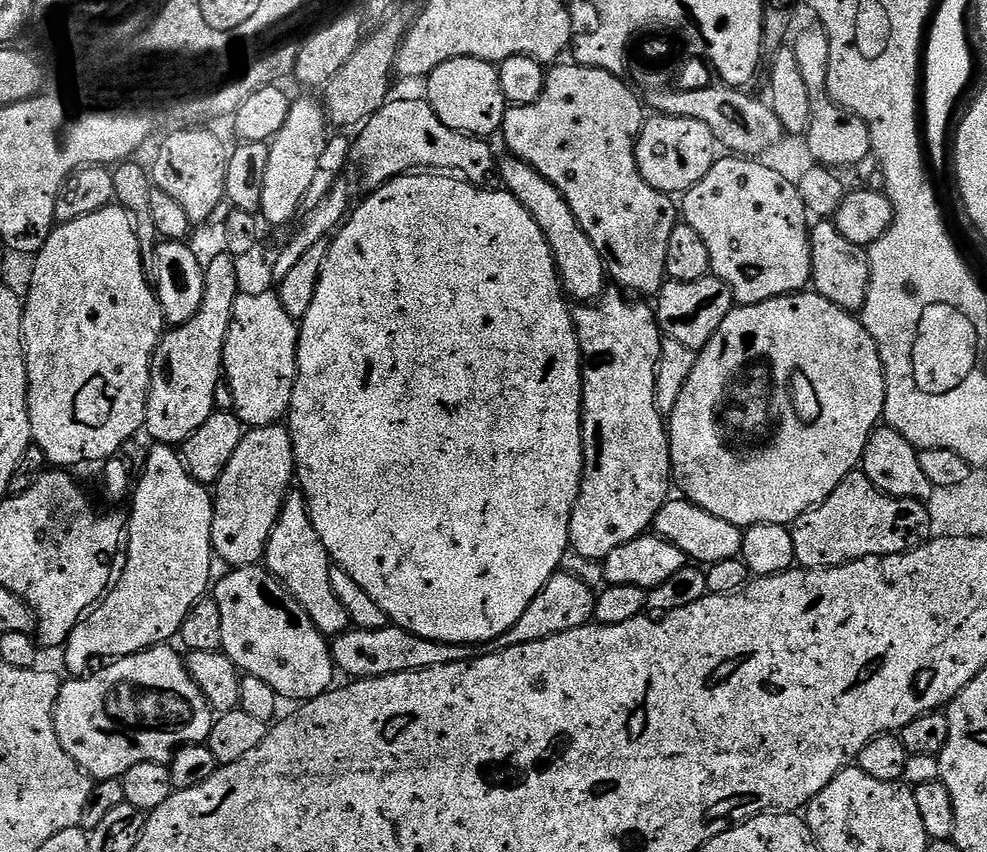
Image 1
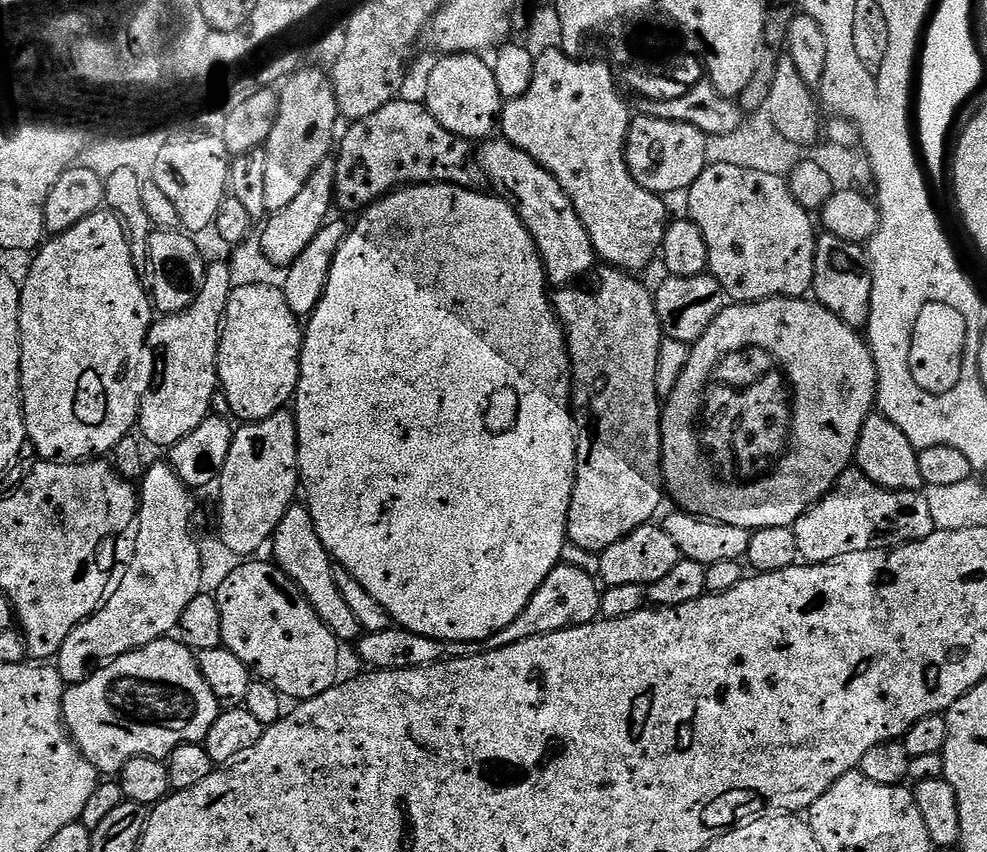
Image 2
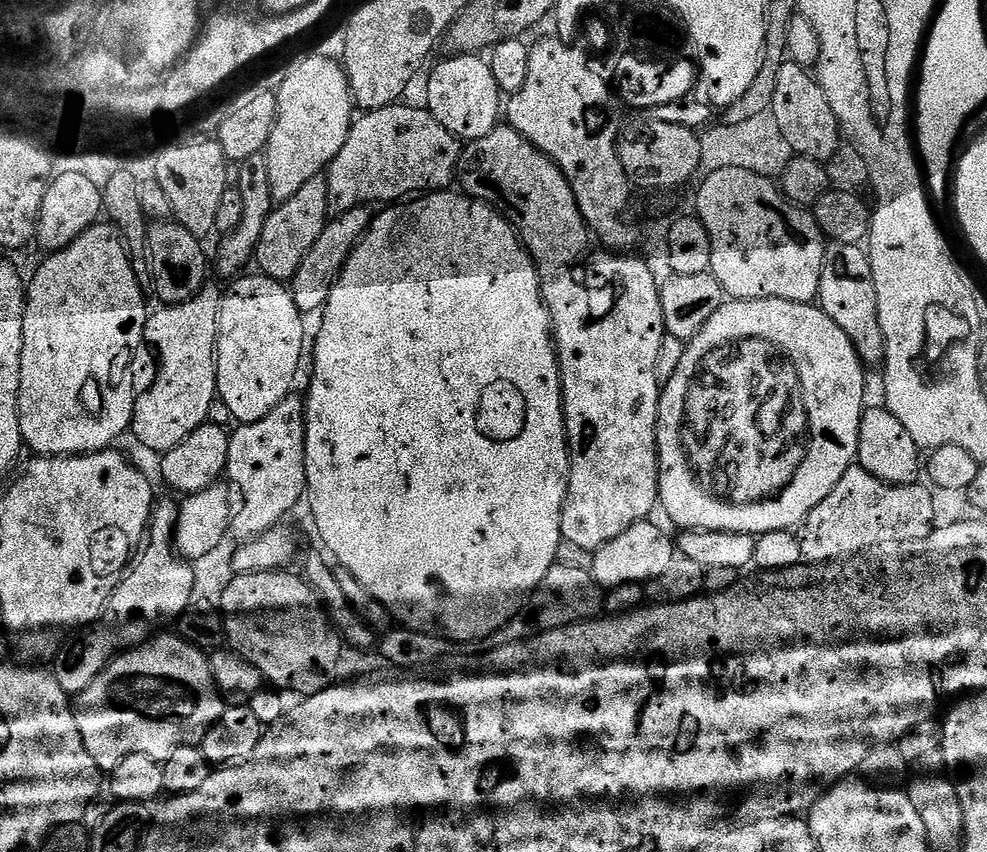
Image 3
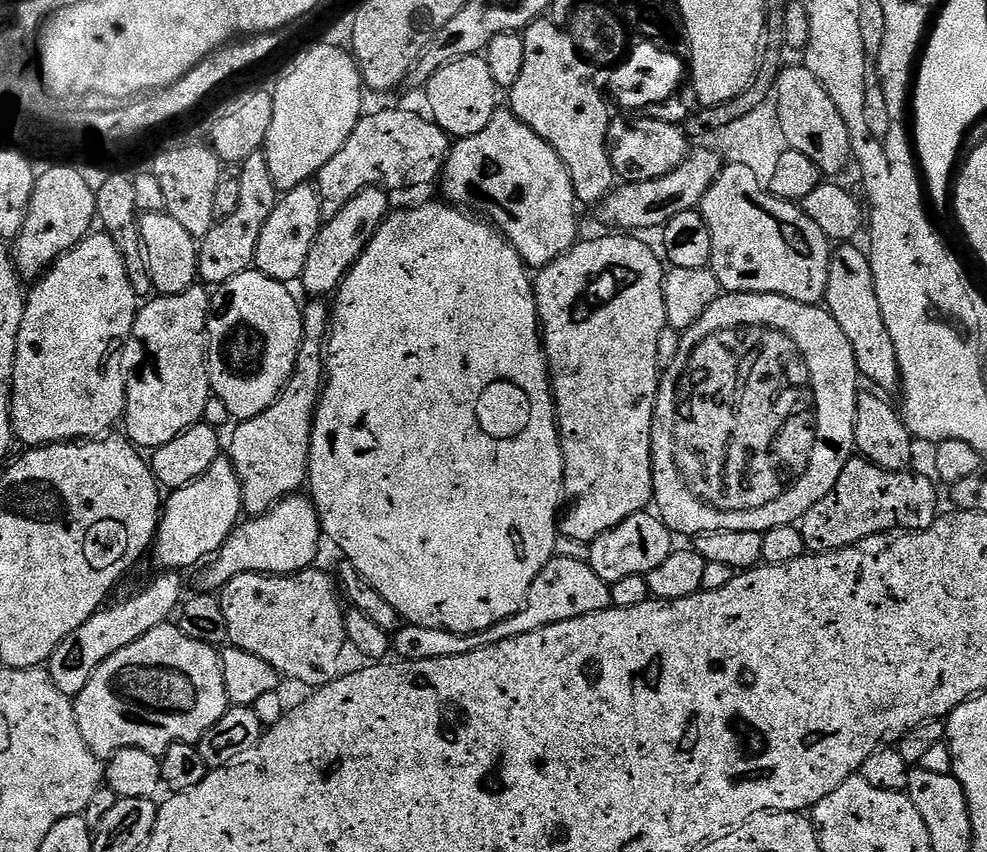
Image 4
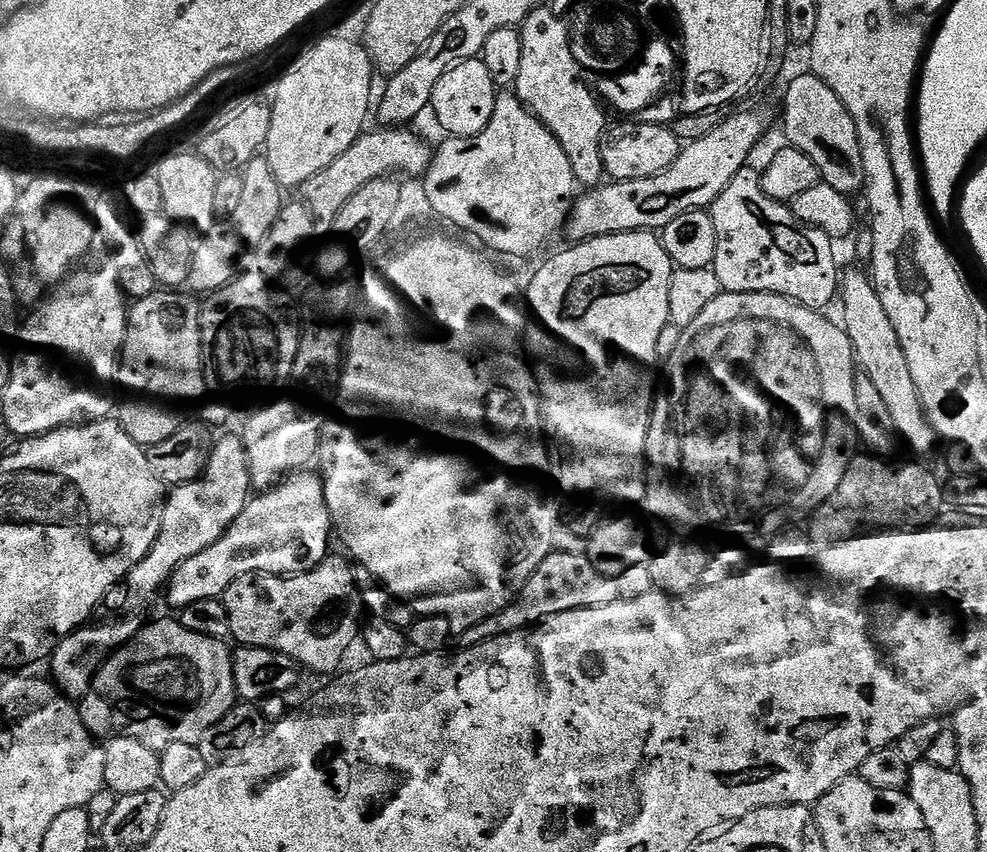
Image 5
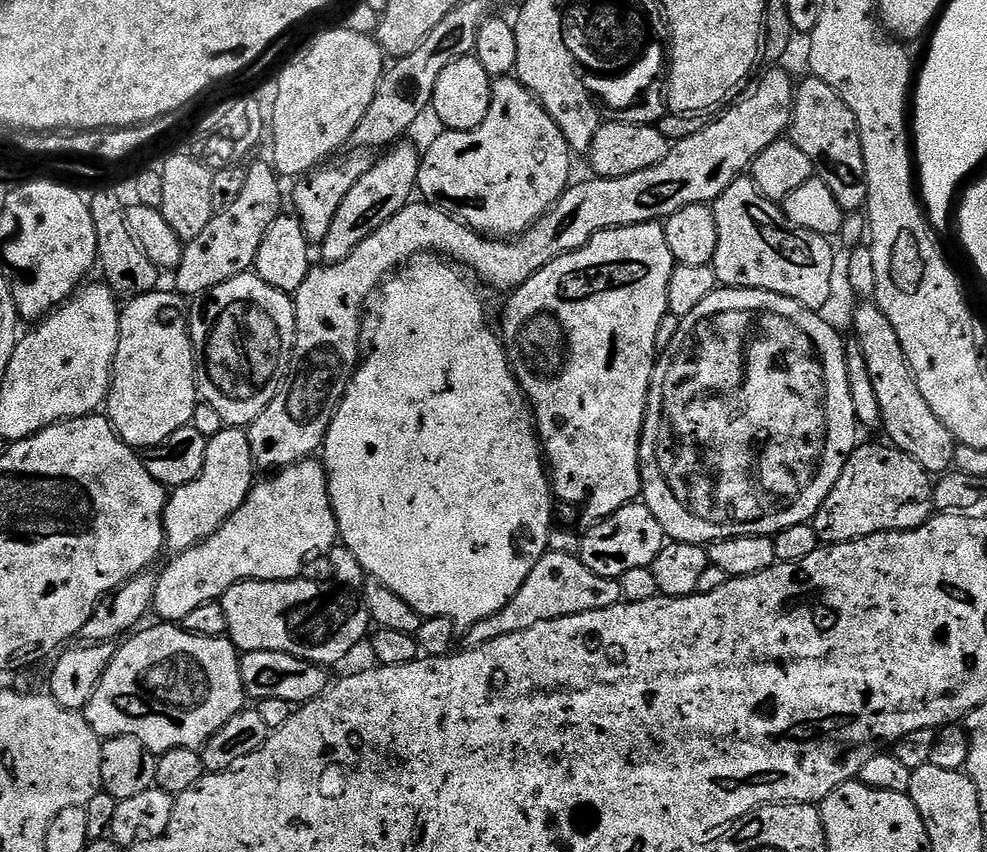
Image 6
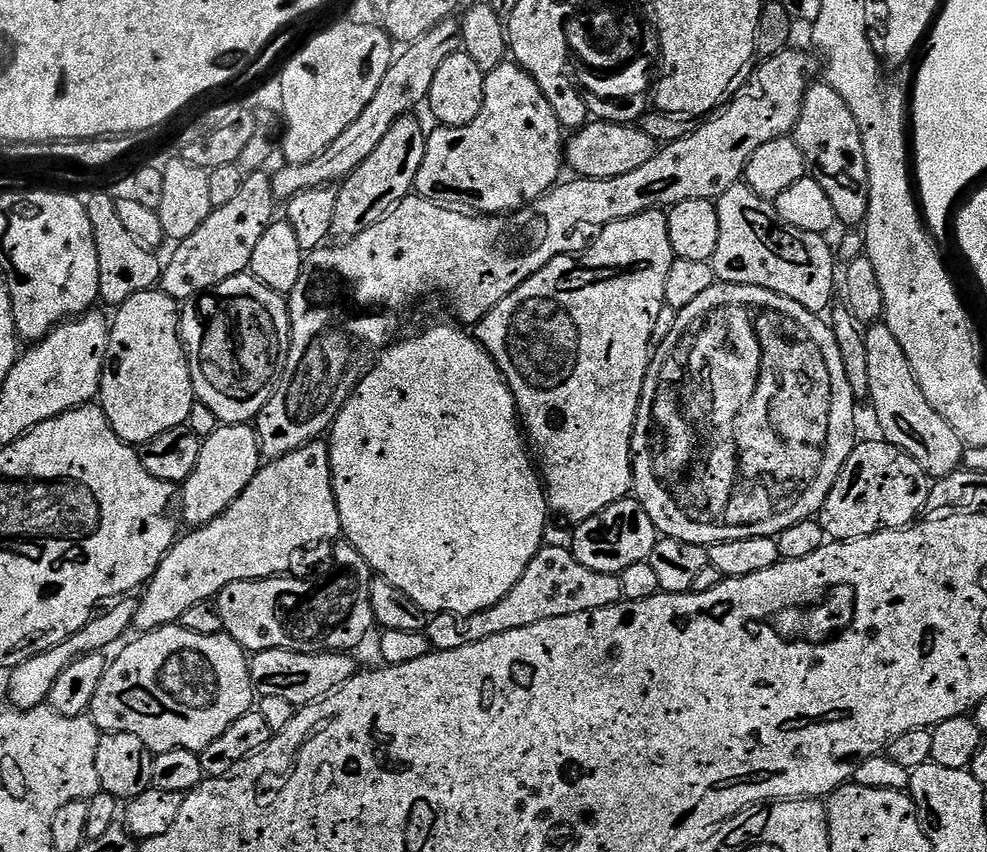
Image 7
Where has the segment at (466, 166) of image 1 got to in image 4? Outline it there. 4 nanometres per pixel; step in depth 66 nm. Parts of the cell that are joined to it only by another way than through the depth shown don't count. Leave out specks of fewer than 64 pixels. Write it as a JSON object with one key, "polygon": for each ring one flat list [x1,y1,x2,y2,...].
{"polygon":[[388,108,385,112,376,112,373,116,361,115,358,126,346,138,346,146,322,166,322,170,314,177,314,187,320,196,320,205,325,221,330,221,337,216,355,196,366,188,424,188,427,184,435,185,439,181,444,164,448,161,448,154,452,151,453,141,448,133,436,125,436,121,427,115,419,116,416,112,407,112,404,108]]}

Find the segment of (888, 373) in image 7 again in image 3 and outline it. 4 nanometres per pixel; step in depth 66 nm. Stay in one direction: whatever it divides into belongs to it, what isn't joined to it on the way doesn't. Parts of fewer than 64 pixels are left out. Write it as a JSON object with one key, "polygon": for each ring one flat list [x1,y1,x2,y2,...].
{"polygon":[[832,242,825,247,818,306,831,318,834,326,838,326,838,330,842,330,842,334,852,340,865,365,883,365,886,342,878,322,878,294,874,290,870,258,860,244]]}

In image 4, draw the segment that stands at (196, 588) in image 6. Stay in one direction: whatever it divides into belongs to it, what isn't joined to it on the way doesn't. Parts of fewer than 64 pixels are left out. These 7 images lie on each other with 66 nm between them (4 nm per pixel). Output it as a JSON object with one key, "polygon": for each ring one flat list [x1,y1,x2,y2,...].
{"polygon":[[293,494,275,504,269,512,248,518,236,527,211,561,208,584,212,590,223,589,238,574,263,572,274,576,291,576,309,571,320,552,322,529,316,506,304,494]]}

